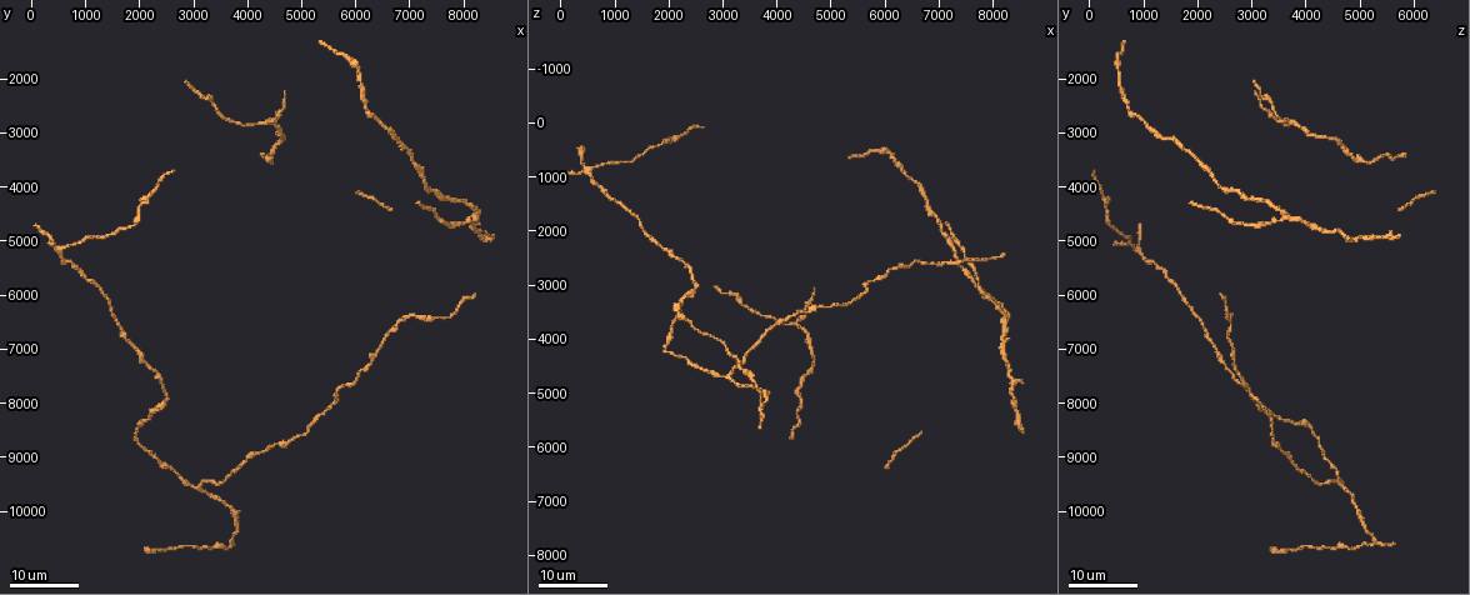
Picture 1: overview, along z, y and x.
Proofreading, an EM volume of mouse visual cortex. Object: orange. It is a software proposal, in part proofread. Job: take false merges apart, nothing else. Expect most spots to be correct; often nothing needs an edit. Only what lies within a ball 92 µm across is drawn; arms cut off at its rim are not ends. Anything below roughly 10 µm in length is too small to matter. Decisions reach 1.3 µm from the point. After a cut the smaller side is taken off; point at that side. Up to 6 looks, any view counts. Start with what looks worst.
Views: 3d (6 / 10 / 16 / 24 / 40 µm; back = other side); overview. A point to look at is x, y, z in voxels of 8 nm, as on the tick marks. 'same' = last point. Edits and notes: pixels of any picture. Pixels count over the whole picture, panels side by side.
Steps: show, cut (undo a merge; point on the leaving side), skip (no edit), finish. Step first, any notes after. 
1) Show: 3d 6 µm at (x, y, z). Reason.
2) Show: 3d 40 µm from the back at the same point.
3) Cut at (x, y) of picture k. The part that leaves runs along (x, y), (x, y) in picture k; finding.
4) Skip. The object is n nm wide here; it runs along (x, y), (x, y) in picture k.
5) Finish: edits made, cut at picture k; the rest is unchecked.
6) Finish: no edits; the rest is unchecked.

Show: 3d 24 µm at (8200, 4450, 3650). Three-way junction.

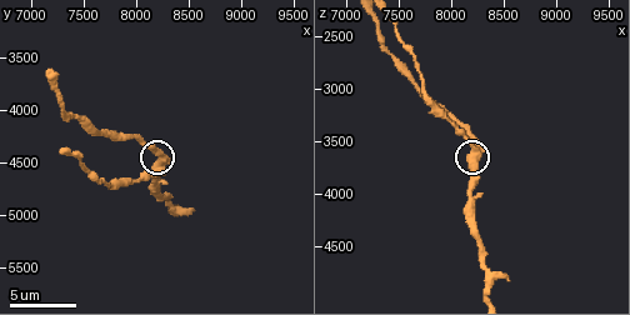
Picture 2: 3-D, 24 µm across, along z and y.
Show: 3d 6 µm at the same point.

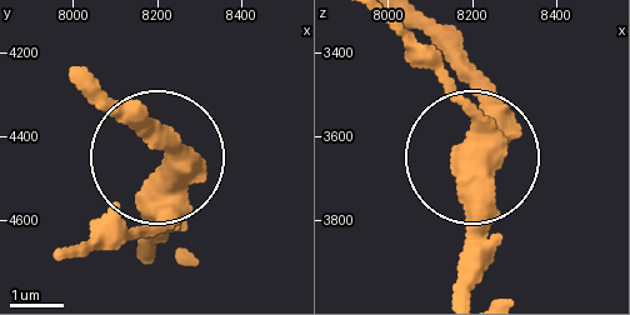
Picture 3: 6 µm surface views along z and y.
Skip. 3 arms meet here; one neuron here.

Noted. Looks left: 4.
Show: 3d 24 µm at (3050, 9550, 4700). Three-way junction.

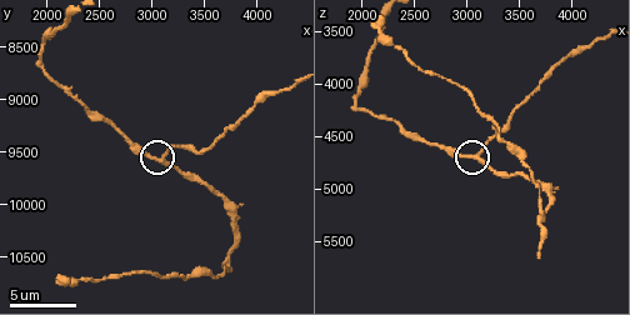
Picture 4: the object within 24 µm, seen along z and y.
Show: 3d 10 µm at (3080, 9580, 4720).

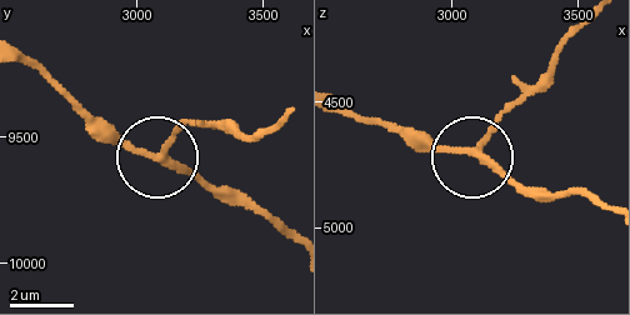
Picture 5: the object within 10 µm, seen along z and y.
Skip. 3 arms meet here; it runs along (280, 119), (251, 135), (181, 129), (165, 156), (214, 196) in picture 5; continuous, no second neuron.

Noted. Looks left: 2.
Show: 3d 10 µm at (7900, 4680, 3220). Calibre changes.

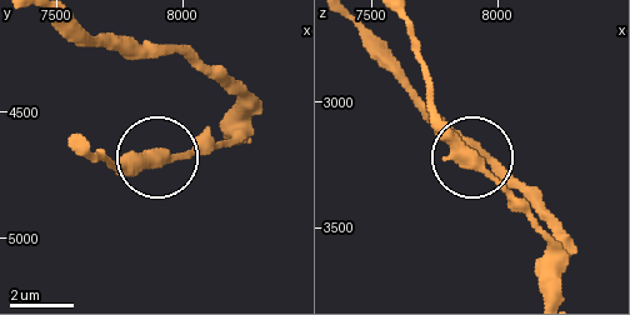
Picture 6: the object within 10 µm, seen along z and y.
Show: 3d 6 µm at (7910, 4690, 3240).

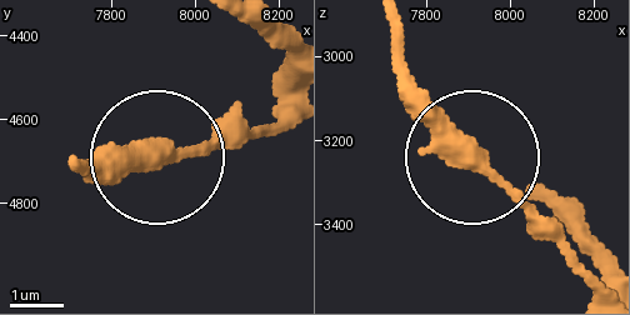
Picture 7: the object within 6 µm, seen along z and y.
Skip. Continuous, no second neuron.

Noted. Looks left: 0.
Finish: no edits; the rest is unchecked.

